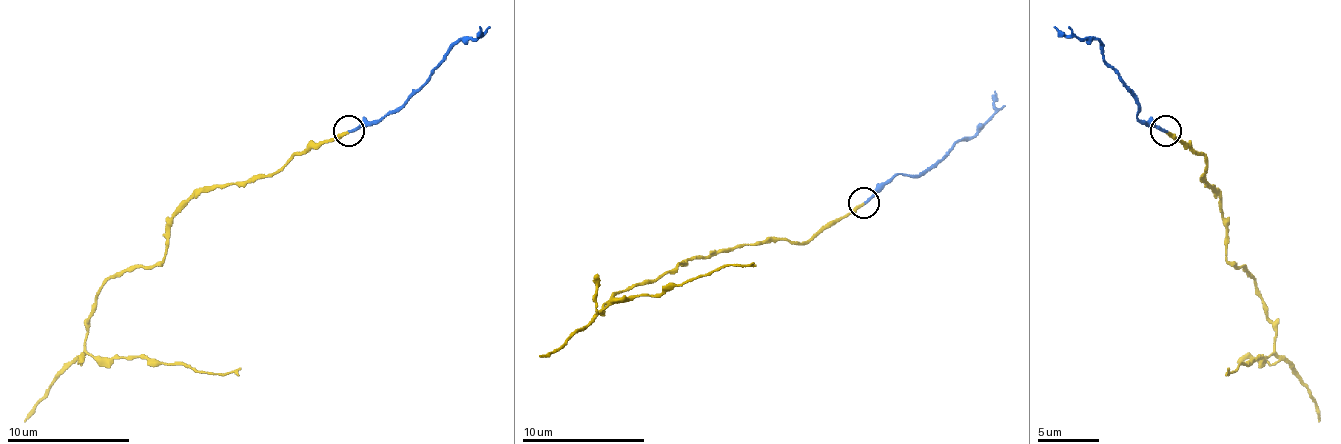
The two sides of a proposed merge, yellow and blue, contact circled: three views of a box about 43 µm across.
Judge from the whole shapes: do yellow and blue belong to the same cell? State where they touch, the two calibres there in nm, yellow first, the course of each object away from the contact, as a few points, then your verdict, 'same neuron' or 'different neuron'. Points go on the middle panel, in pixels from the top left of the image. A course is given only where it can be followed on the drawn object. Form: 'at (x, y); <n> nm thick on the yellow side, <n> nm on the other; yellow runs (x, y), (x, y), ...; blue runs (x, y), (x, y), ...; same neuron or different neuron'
at (864, 203); 280 nm thick on the yellow side, 240 nm on the other; yellow runs (864, 203), (800, 244), (717, 250), (680, 262), (618, 293), (599, 311), (661, 296), (726, 265), (757, 265); blue runs (864, 203), (898, 176), (923, 176), (957, 142), (969, 139), (994, 111), (994, 89); different neuron

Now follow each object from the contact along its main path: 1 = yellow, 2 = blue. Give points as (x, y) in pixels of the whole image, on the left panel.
1: (349, 131), (202, 190), (165, 257), (115, 273), (88, 322), (100, 359), (242, 368)
2: (349, 131), (383, 119), (408, 97), (454, 45), (479, 36), (479, 26)

